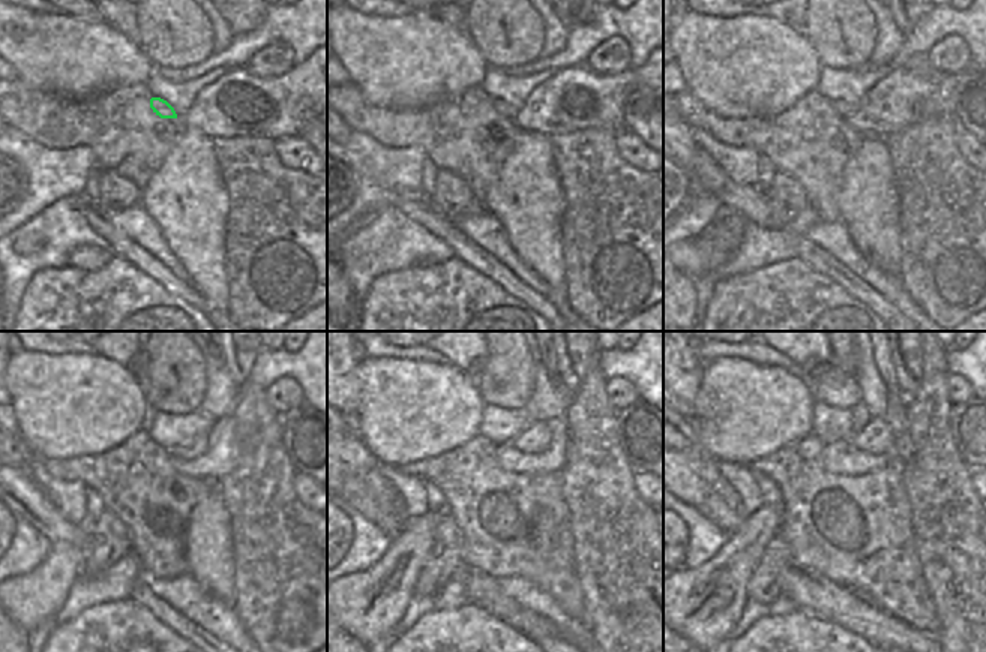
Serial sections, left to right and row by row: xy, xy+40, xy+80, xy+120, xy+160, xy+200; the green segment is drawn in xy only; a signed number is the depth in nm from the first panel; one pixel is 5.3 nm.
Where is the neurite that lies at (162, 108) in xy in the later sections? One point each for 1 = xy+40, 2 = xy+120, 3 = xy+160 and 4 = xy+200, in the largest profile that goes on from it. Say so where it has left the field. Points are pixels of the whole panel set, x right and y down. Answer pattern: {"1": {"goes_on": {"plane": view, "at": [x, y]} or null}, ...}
{"1": {"goes_on": {"plane": "xy+40", "at": [505, 110]}}, "2": {"goes_on": {"plane": "xy+120", "at": [197, 444]}}, "3": {"goes_on": {"plane": "xy+160", "at": [536, 439]}}, "4": {"goes_on": {"plane": "xy+200", "at": [877, 438]}}}

